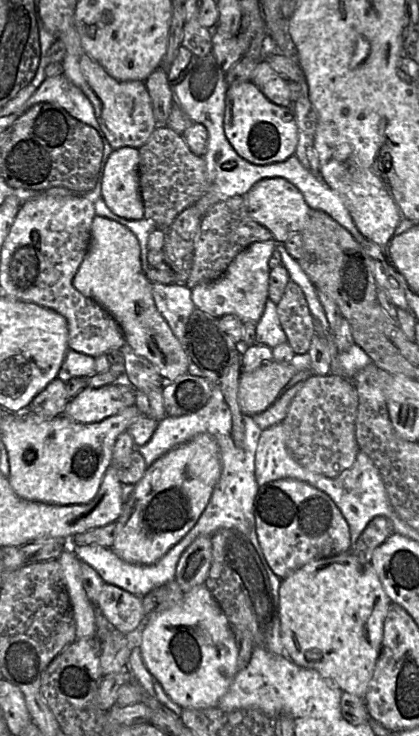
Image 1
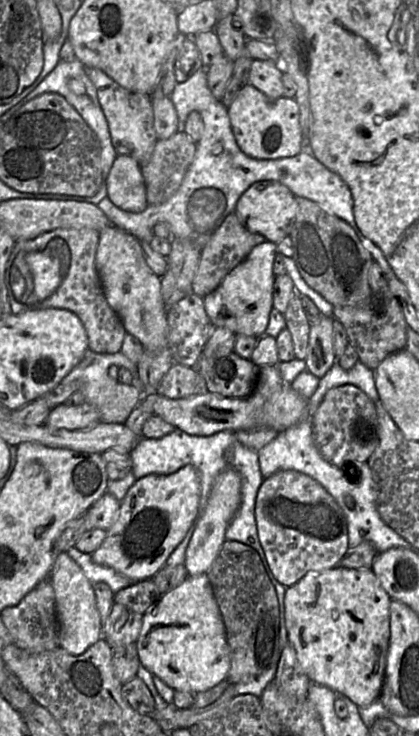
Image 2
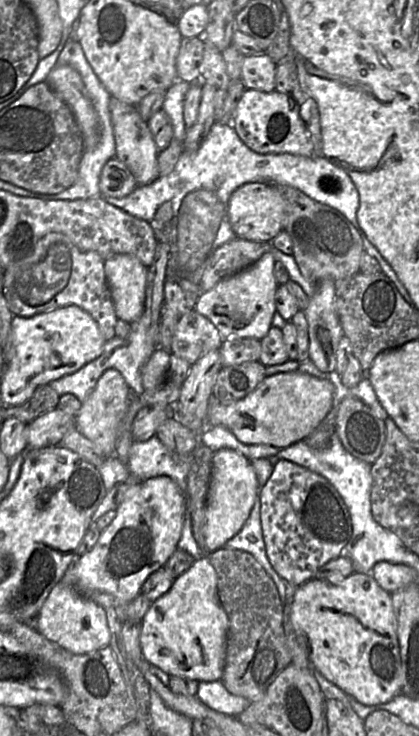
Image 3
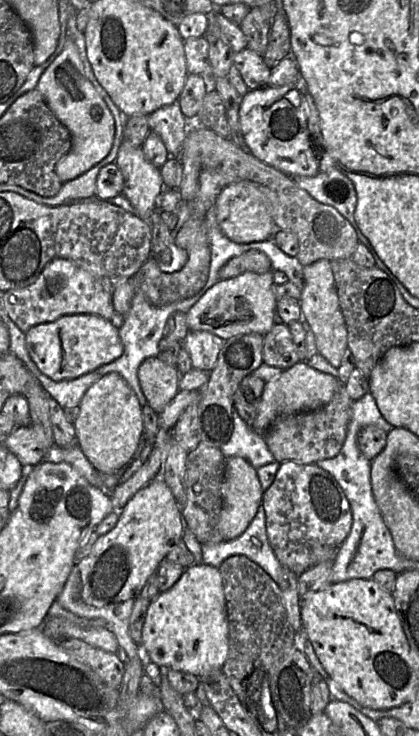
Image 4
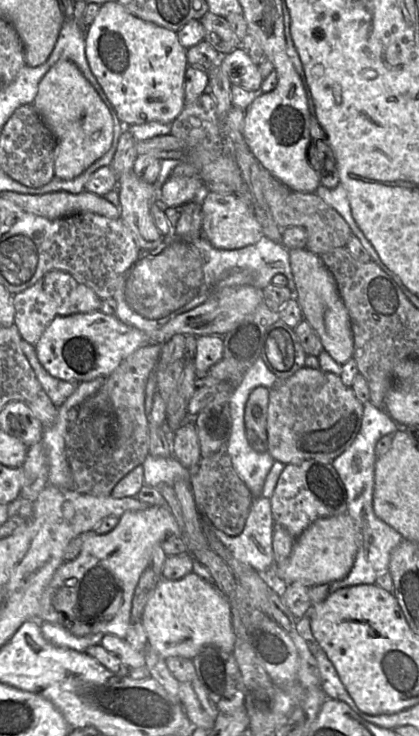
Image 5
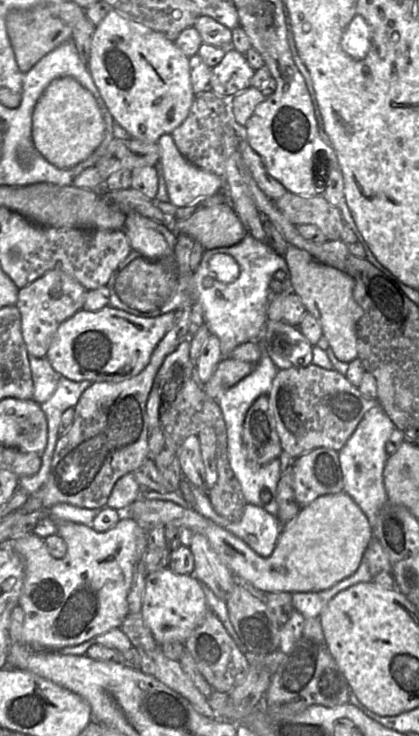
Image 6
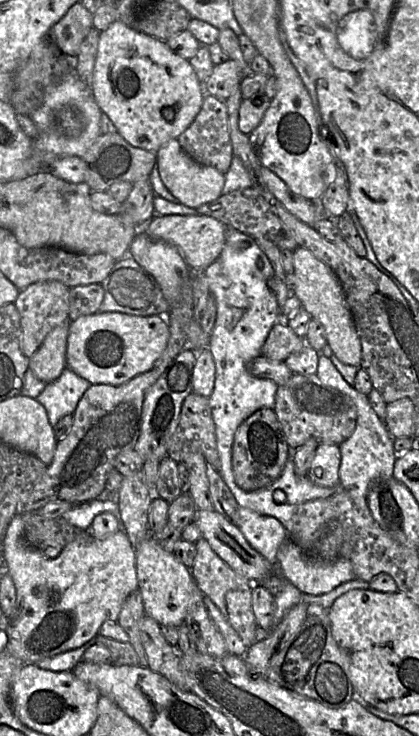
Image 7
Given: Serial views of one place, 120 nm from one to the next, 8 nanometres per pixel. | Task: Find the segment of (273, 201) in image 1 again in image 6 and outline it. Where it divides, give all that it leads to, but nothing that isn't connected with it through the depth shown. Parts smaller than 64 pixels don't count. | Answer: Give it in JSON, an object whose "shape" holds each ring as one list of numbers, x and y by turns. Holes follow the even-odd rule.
{"shape":[[230,203,219,204,211,207,200,208,195,211,191,216,186,219,176,220,174,219,171,225,165,225,169,229,172,229,176,234,186,234,196,241,198,241,204,250,211,250,222,247,230,247,239,243,248,233,245,227,243,226,238,215,234,211]]}

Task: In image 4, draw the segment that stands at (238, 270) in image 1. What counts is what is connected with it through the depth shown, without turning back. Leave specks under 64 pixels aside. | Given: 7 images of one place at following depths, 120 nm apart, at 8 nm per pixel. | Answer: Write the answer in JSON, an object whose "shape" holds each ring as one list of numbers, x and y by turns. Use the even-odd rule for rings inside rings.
{"shape":[[273,270,262,274,245,272,216,282,186,312,186,321,189,331,208,331,223,340,249,333,265,336,275,324,276,306]]}

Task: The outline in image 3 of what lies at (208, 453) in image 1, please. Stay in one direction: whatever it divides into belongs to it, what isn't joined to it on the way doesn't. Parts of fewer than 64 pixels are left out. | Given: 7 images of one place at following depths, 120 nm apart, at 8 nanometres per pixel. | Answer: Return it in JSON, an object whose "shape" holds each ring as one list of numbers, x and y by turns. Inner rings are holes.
{"shape":[[157,476,137,484,116,510,116,517,100,534,94,547,74,561,76,587,85,595,101,592,112,596,115,607,123,606,140,594,141,587,150,574,163,567,178,547,184,514,186,495,168,476]]}

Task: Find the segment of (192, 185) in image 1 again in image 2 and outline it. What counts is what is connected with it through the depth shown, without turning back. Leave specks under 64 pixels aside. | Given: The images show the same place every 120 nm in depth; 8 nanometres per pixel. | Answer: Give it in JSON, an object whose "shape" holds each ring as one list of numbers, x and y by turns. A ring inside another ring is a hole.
{"shape":[[182,130,167,139,158,139,149,160,141,165,148,205,159,205,169,200,180,187,196,152,196,144]]}

